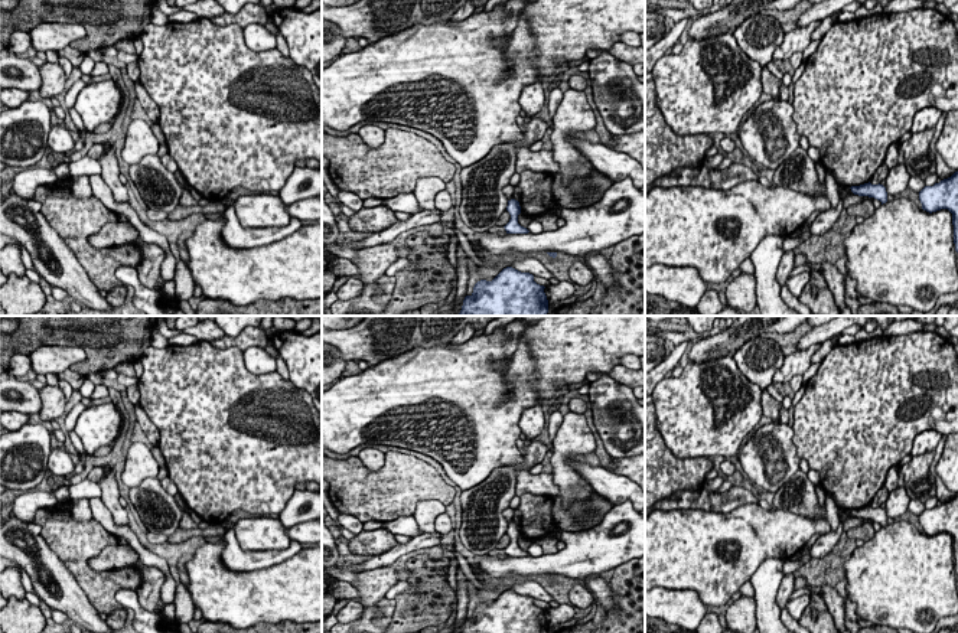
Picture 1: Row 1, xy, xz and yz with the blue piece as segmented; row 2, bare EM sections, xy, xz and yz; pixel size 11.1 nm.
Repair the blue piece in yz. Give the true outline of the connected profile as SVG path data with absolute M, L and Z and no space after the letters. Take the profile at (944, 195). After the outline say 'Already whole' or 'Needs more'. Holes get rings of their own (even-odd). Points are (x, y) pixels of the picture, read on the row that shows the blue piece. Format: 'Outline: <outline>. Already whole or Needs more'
Outline: M958 172L933 186L925 186L919 192L919 200L922 209L929 213L941 209L948 209L952 213L954 244L958 252Z. Already whole

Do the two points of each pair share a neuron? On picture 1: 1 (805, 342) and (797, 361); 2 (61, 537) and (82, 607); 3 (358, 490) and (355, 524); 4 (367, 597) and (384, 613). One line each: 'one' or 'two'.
1: two
2: two
3: two
4: two

